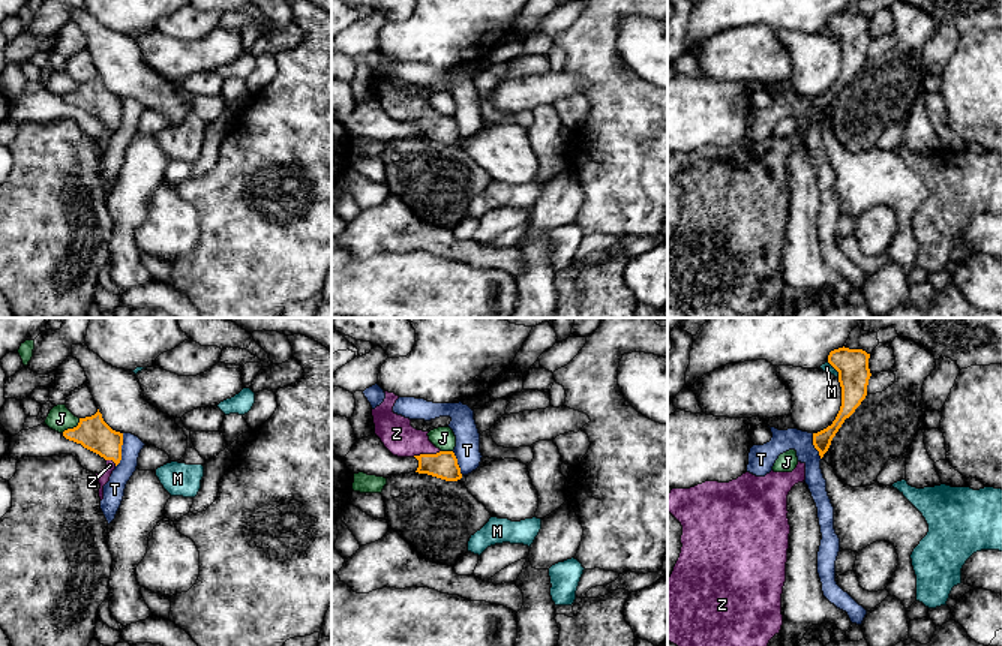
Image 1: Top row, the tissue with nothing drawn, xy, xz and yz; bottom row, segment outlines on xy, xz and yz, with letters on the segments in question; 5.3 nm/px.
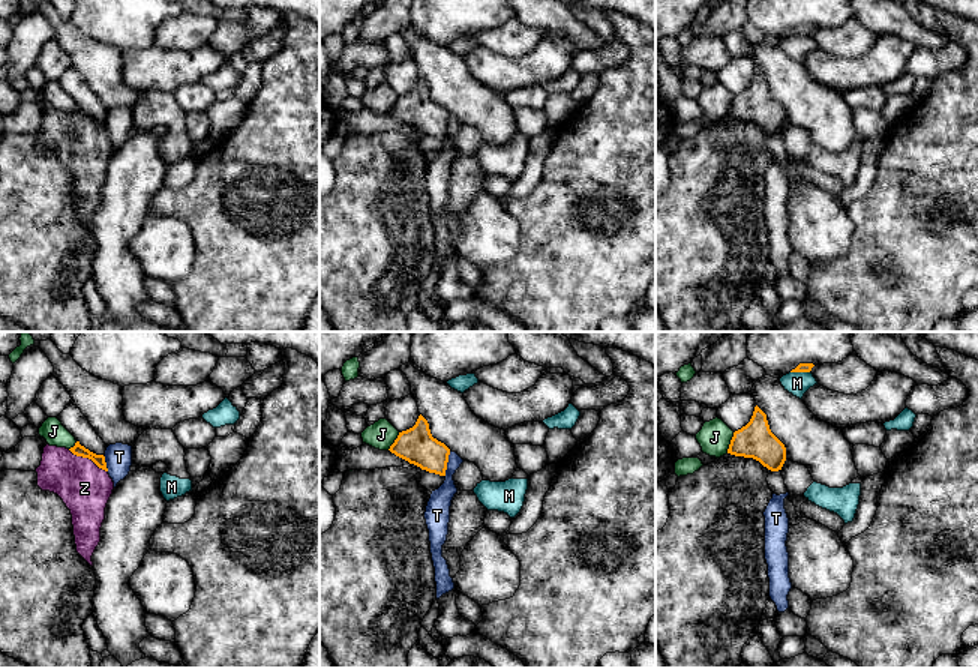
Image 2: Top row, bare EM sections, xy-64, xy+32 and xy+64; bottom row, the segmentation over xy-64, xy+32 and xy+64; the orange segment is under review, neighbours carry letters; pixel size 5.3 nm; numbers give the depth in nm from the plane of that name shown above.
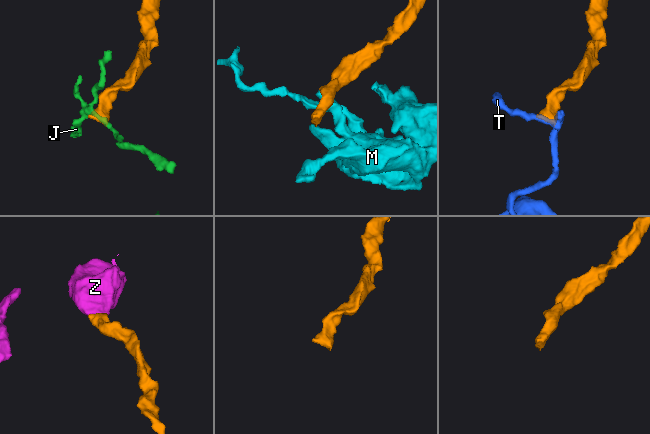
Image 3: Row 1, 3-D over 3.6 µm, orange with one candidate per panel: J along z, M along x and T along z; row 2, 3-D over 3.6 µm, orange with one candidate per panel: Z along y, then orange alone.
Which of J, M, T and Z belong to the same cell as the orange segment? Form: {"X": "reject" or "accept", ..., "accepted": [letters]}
{"J": "reject", "M": "reject", "T": "reject", "Z": "accept", "accepted": ["Z"]}

